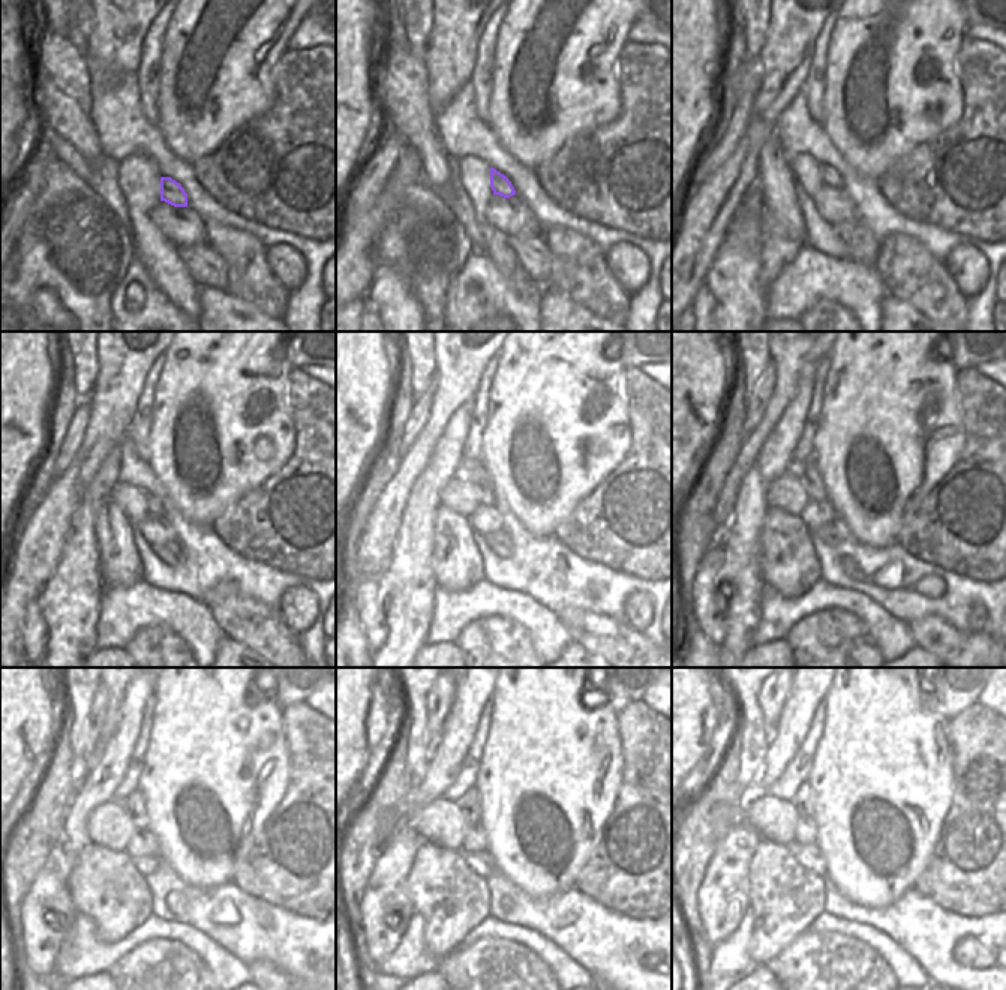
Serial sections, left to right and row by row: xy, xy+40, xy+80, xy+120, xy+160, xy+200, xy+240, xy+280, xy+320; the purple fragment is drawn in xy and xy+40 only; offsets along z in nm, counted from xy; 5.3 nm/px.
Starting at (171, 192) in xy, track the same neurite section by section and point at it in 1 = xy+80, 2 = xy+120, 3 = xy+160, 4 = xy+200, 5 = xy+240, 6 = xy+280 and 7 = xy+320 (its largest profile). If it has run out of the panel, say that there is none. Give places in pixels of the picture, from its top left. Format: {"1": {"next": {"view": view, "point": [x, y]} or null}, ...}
{"1": {"next": {"view": "xy+80", "point": [831, 177]}}, "2": {"next": {"view": "xy+120", "point": [155, 507]}}, "3": {"next": {"view": "xy+160", "point": [483, 488]}}, "4": {"next": {"view": "xy+200", "point": [807, 473]}}, "5": {"next": {"view": "xy+240", "point": [134, 806]}}, "6": {"next": {"view": "xy+280", "point": [470, 803]}}, "7": {"next": {"view": "xy+320", "point": [802, 801]}}}

